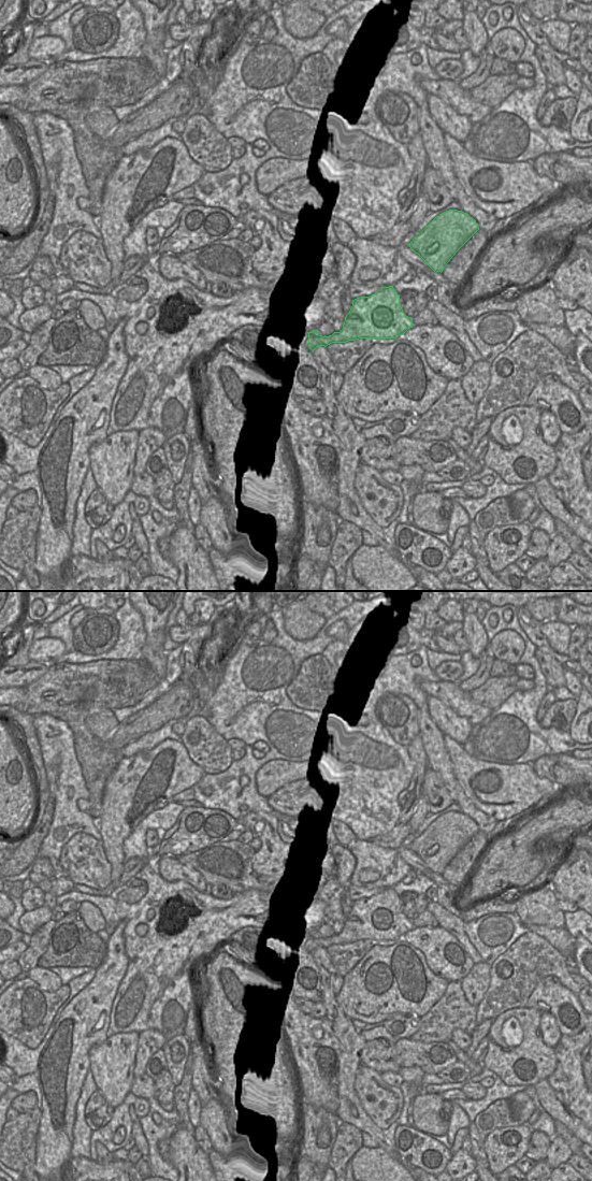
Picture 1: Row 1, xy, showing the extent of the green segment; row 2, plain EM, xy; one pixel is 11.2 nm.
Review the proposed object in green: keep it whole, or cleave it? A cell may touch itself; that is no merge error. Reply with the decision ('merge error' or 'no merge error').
no merge error

